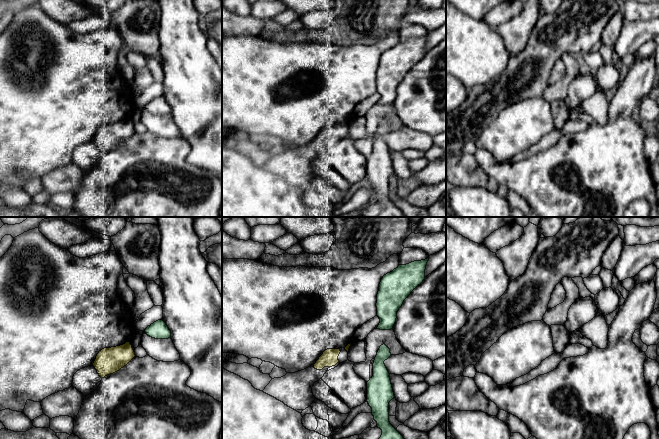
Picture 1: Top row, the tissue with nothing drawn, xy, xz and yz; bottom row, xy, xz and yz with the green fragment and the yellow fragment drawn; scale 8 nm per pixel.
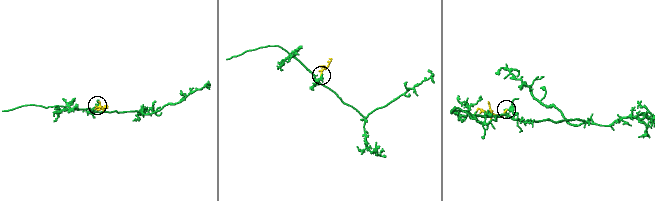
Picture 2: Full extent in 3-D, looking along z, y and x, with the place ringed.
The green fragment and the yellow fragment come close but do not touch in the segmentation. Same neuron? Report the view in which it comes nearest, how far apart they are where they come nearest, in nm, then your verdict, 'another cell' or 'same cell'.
nearest in xy; 150 nm apart; another cell

